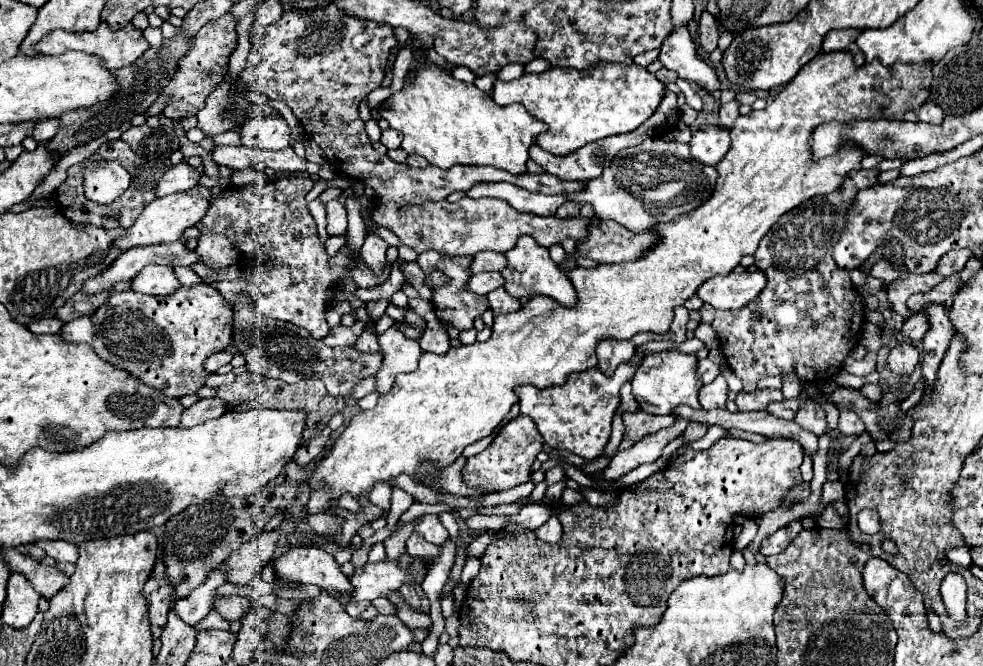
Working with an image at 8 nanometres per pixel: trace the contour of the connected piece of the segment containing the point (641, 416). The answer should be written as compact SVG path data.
M642 410L634 413L626 412L622 415L622 419L625 425L625 435L617 452L631 448L648 434L672 426L676 422L672 415L650 415Z

